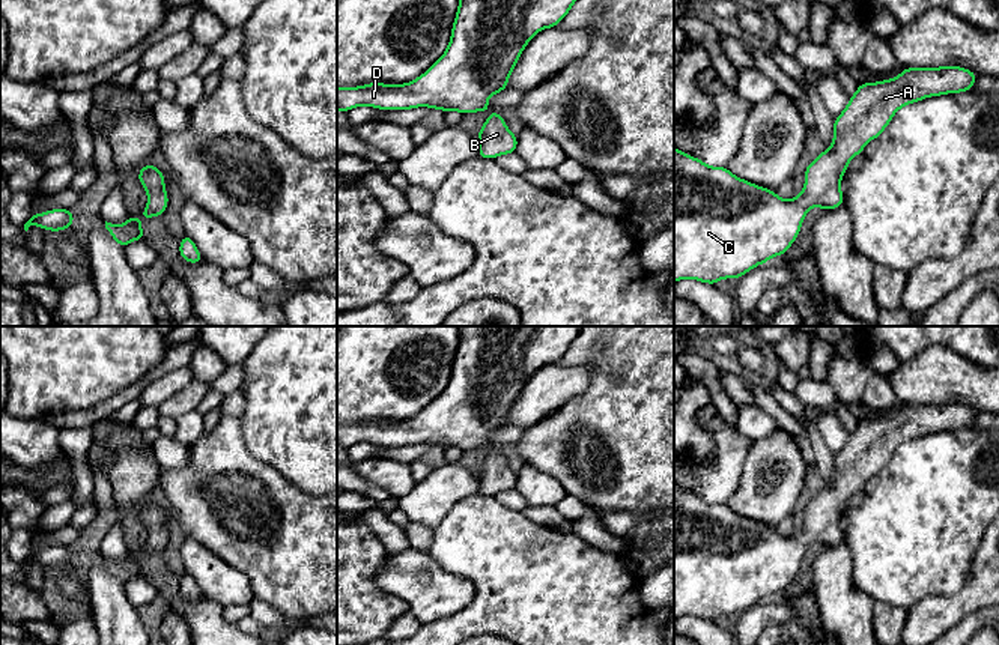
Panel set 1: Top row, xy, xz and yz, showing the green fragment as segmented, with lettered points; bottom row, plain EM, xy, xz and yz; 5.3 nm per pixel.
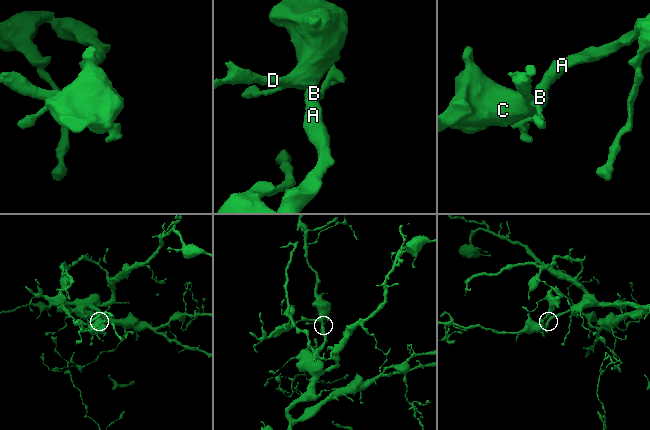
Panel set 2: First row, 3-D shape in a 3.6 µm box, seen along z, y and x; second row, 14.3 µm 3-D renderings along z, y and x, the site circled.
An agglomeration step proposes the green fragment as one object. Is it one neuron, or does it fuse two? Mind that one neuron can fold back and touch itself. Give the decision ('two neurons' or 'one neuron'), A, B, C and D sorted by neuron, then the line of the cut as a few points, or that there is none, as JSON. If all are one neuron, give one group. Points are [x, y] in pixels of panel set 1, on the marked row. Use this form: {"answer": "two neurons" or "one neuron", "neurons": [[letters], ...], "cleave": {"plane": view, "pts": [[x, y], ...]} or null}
{"answer": "one neuron", "neurons": [["A", "B", "C", "D"]], "cleave": null}

